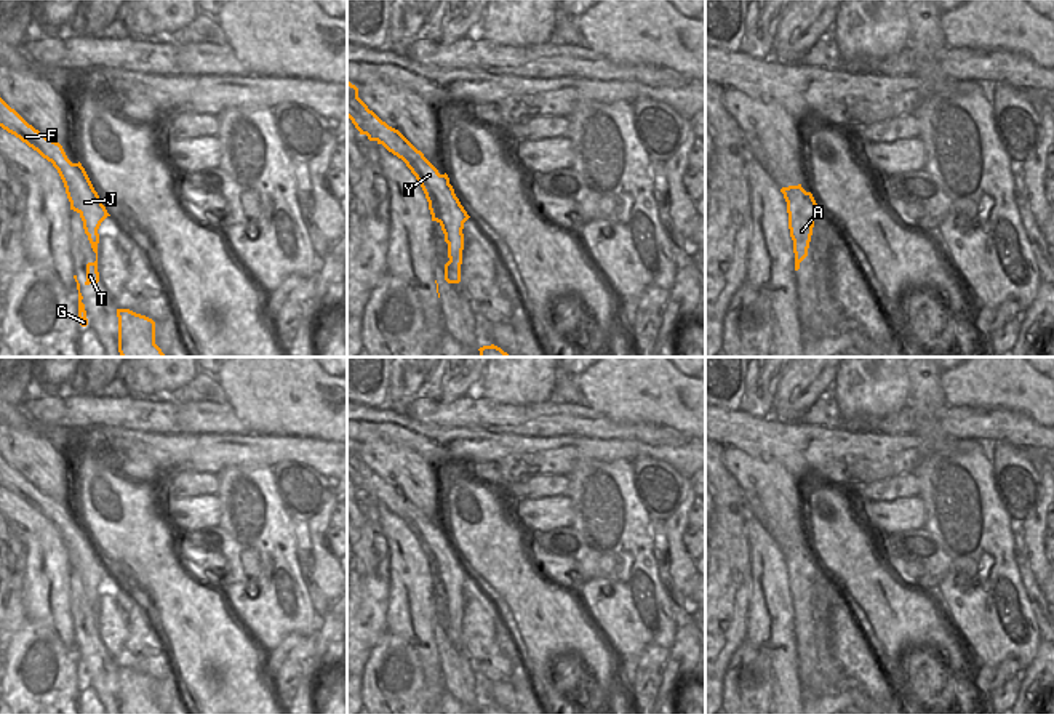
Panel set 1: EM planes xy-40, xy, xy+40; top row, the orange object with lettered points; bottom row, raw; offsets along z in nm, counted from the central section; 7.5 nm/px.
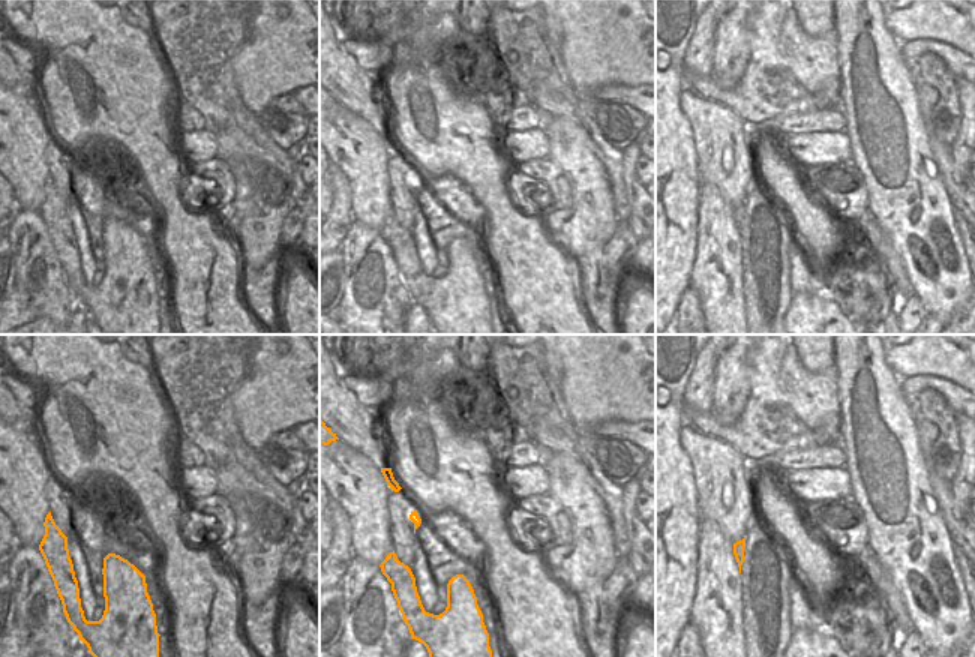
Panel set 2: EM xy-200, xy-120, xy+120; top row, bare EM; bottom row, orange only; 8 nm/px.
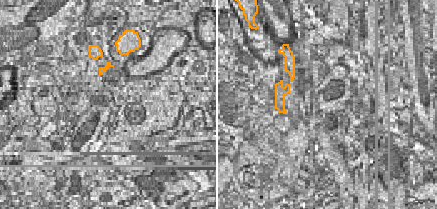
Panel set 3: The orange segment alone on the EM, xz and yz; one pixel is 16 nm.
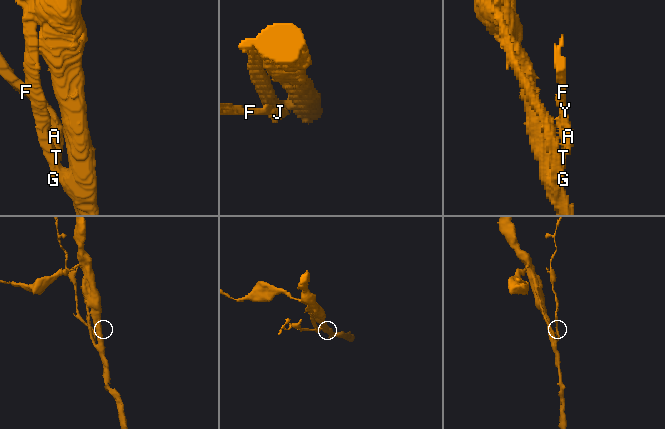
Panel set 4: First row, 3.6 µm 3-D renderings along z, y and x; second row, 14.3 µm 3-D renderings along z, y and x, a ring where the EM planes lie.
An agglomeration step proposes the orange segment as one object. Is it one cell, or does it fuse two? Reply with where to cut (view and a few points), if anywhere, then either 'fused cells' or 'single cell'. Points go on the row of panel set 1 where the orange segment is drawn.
cut in xy along (461, 232), (450, 239), (448, 248); fused cells

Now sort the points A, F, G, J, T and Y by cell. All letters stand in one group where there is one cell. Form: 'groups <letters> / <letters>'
groups A F J Y / G T

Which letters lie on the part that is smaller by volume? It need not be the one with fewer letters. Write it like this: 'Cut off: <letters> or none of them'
Cut off: A, F, J, Y

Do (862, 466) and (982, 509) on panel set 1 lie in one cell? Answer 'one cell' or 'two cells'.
two cells

